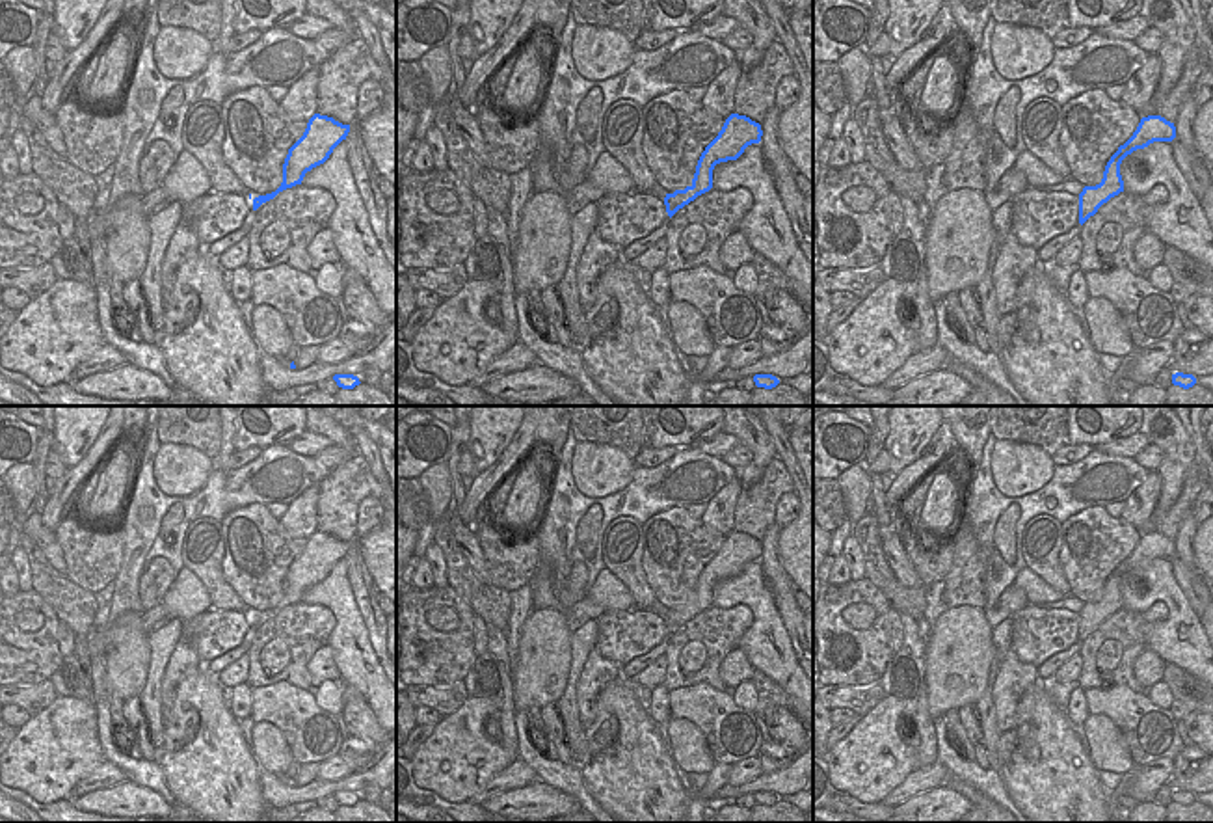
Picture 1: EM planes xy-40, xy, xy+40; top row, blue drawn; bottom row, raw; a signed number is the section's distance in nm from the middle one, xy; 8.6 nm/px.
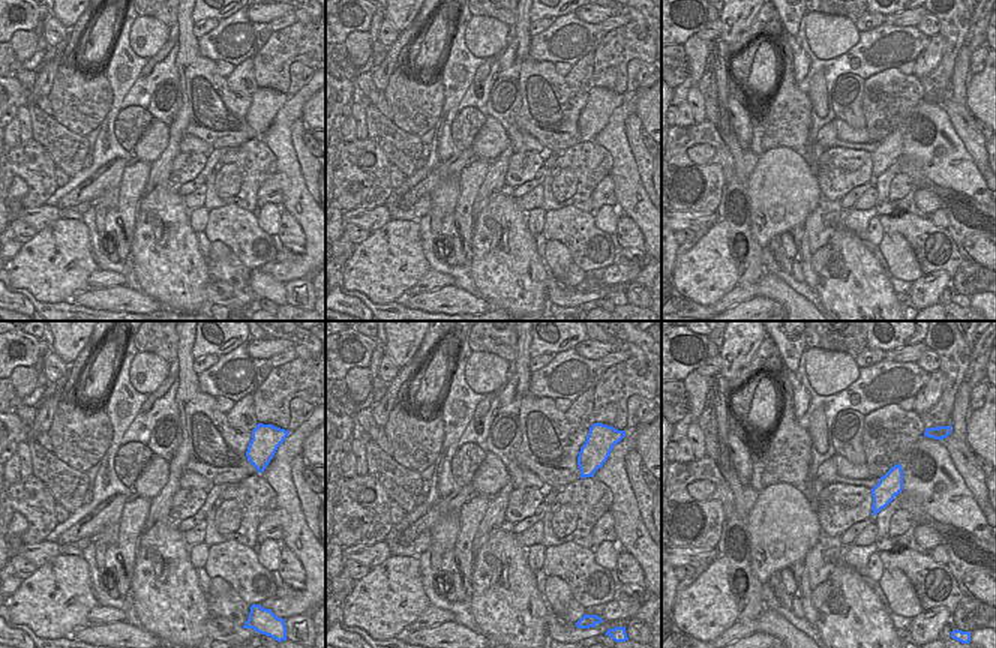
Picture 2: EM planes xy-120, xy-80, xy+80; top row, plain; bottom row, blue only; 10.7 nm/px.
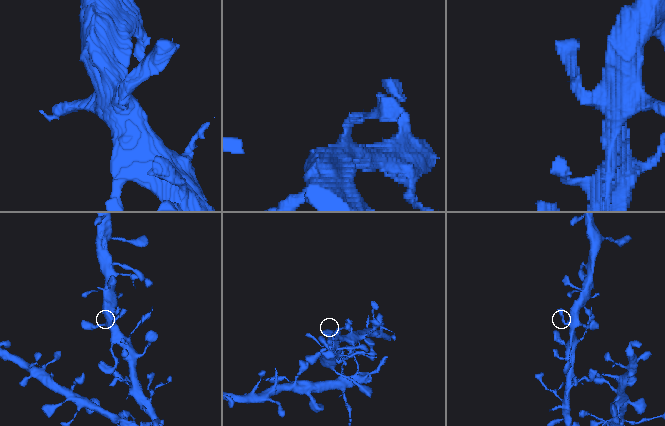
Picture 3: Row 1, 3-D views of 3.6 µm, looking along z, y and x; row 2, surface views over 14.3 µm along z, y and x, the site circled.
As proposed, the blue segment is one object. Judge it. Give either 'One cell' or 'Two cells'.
One cell.

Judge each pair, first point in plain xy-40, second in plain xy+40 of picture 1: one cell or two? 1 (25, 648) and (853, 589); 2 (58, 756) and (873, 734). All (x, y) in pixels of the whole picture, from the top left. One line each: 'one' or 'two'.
1: one
2: one

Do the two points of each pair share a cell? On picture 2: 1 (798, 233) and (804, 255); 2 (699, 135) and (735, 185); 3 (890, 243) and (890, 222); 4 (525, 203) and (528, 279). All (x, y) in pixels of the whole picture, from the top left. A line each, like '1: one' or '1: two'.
1: one
2: two
3: two
4: two

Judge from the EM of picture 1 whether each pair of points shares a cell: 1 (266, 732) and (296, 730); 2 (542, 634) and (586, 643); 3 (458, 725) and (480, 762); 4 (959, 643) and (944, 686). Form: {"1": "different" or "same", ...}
{"1": "different", "2": "different", "3": "same", "4": "same"}

